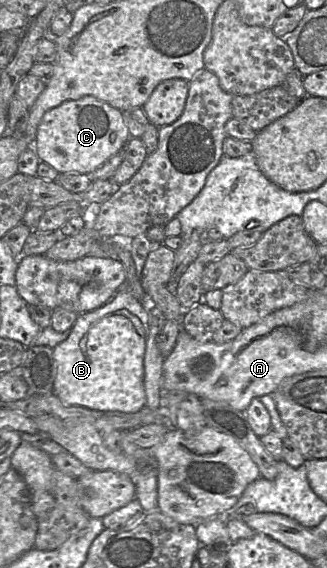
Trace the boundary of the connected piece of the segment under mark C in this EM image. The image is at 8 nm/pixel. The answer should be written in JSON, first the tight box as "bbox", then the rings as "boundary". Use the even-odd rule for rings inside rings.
{"bbox":[34,96,129,174],"boundary":[[[84,96],[77,100],[64,101],[44,113],[37,128],[34,152],[40,162],[49,164],[59,174],[91,174],[116,152],[123,150],[129,138],[129,131],[120,110],[93,96]]]}

